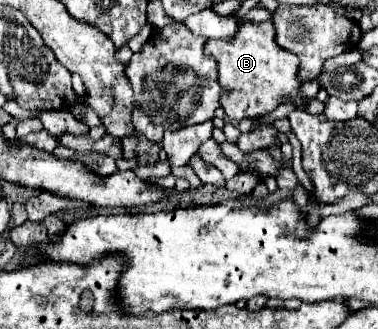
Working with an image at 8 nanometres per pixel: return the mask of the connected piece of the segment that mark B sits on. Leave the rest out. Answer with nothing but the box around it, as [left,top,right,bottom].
[206,21,306,121]

